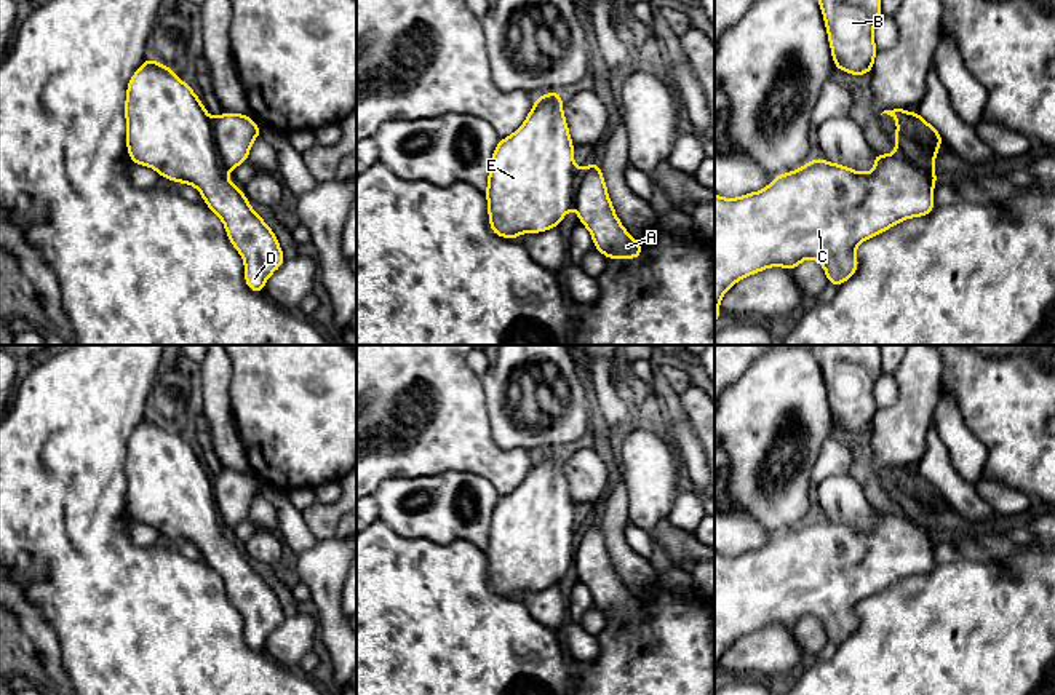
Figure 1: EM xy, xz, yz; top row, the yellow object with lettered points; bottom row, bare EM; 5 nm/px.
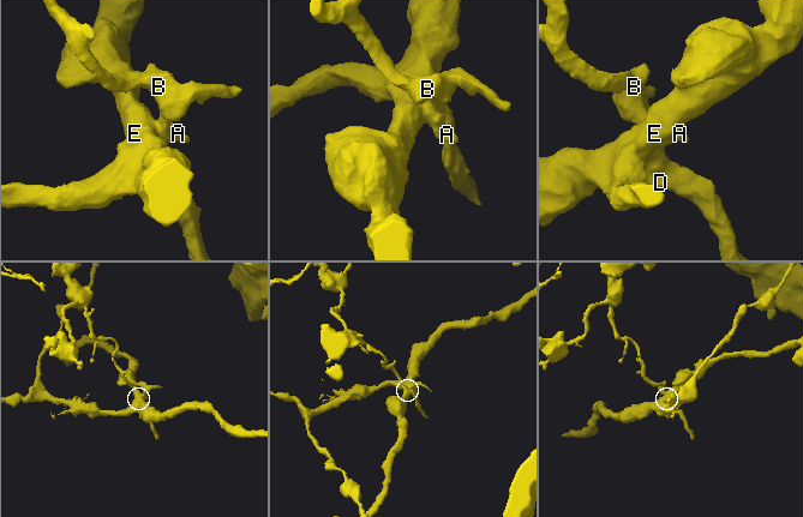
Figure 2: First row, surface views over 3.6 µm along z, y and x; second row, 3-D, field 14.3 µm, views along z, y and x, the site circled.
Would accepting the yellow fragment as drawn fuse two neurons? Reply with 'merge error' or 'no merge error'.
merge error

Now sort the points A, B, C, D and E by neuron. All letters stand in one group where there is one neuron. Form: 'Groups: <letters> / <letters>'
Groups: A B / C D E

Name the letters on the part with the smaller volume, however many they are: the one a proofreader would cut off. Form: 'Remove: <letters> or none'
Remove: A, B

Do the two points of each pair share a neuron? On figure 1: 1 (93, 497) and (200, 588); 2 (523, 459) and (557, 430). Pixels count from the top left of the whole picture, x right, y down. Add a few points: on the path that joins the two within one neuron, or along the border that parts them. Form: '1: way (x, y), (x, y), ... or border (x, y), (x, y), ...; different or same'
1: way (103, 529), (162, 588), (168, 588); same
2: border (494, 440), (501, 448), (526, 449), (534, 456); different

